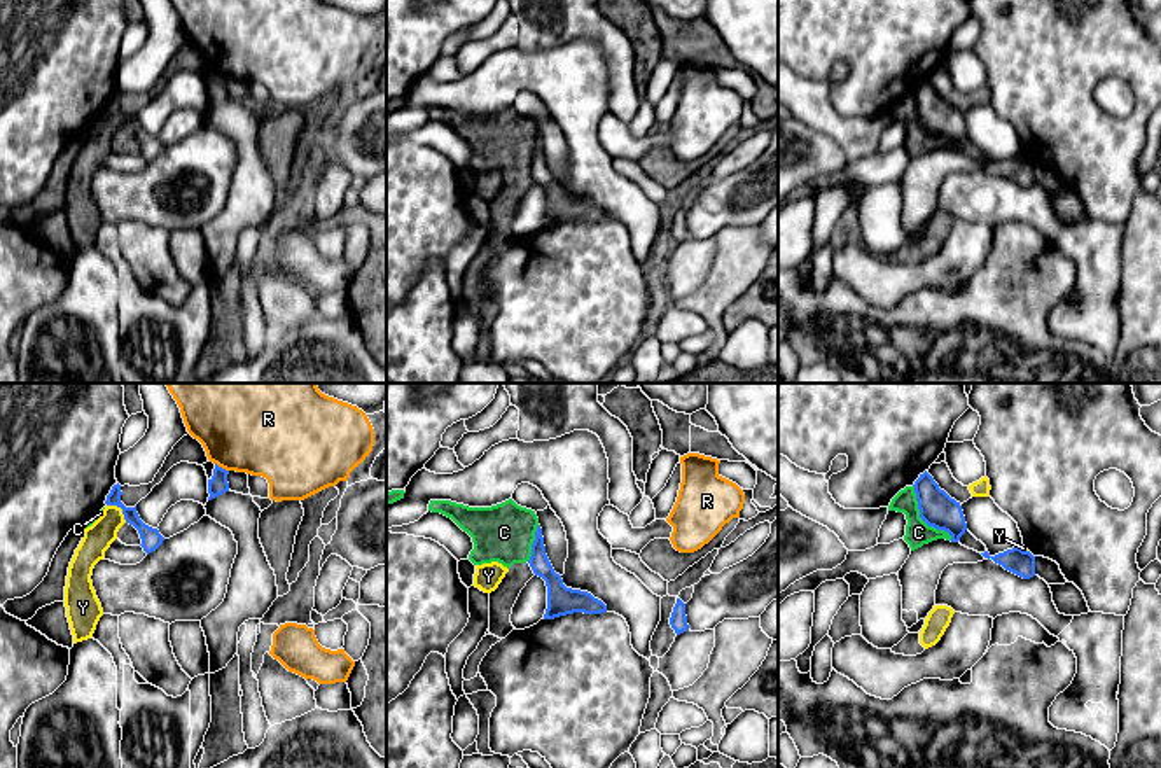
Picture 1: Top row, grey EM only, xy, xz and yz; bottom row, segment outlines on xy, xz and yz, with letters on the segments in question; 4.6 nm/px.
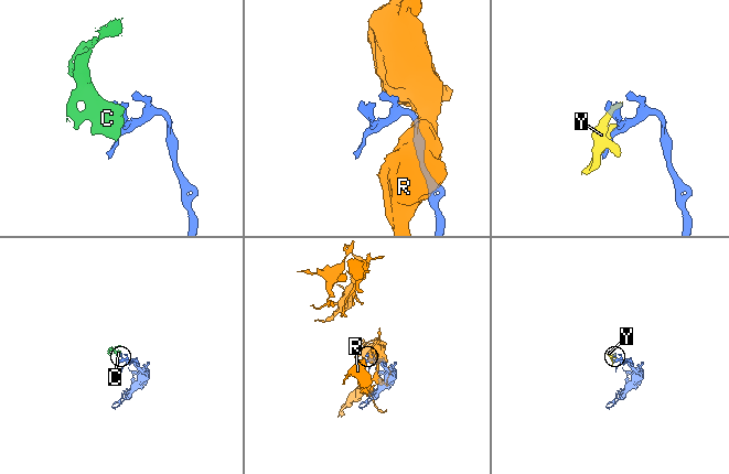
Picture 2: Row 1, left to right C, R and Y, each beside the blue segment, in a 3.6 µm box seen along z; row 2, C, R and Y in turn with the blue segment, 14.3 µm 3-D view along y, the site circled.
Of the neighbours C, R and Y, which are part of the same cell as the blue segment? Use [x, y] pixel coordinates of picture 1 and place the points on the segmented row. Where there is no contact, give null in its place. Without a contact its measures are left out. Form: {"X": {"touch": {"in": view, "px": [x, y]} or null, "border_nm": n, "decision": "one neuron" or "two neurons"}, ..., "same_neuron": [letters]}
{"C": {"touch": {"in": "yz", "px": [922, 518]}, "border_nm": 320, "decision": "two neurons"}, "R": {"touch": {"in": "xy", "px": [221, 467]}, "border_nm": 80, "decision": "two neurons"}, "Y": {"touch": {"in": "xy", "px": [121, 508]}, "border_nm": 130, "decision": "two neurons"}, "same_neuron": []}

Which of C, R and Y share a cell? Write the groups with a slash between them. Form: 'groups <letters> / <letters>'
groups C / R / Y

